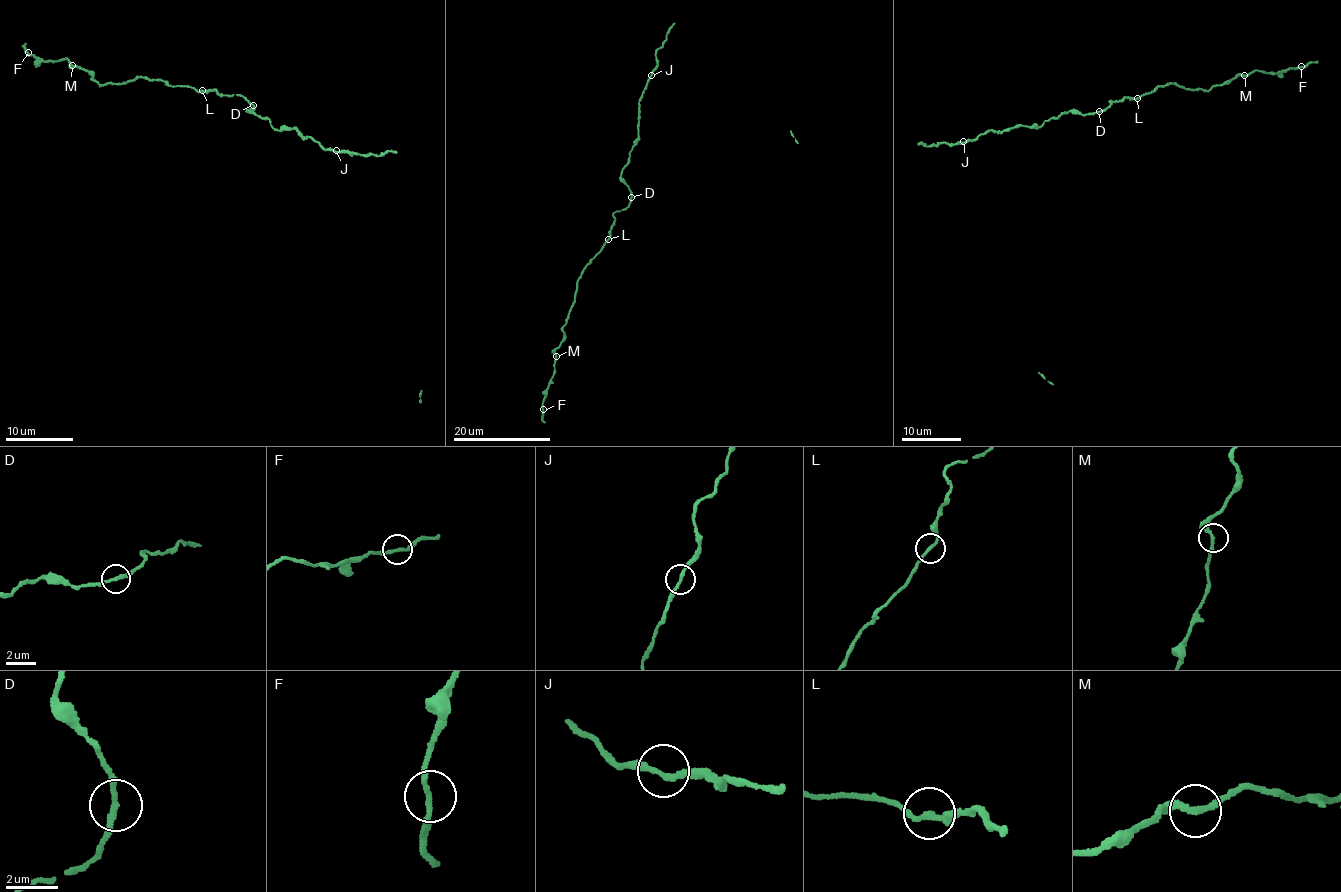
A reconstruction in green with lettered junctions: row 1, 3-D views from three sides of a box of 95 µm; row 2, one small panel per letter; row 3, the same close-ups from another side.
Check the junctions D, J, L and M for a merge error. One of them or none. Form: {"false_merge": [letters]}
{"false_merge": []}

